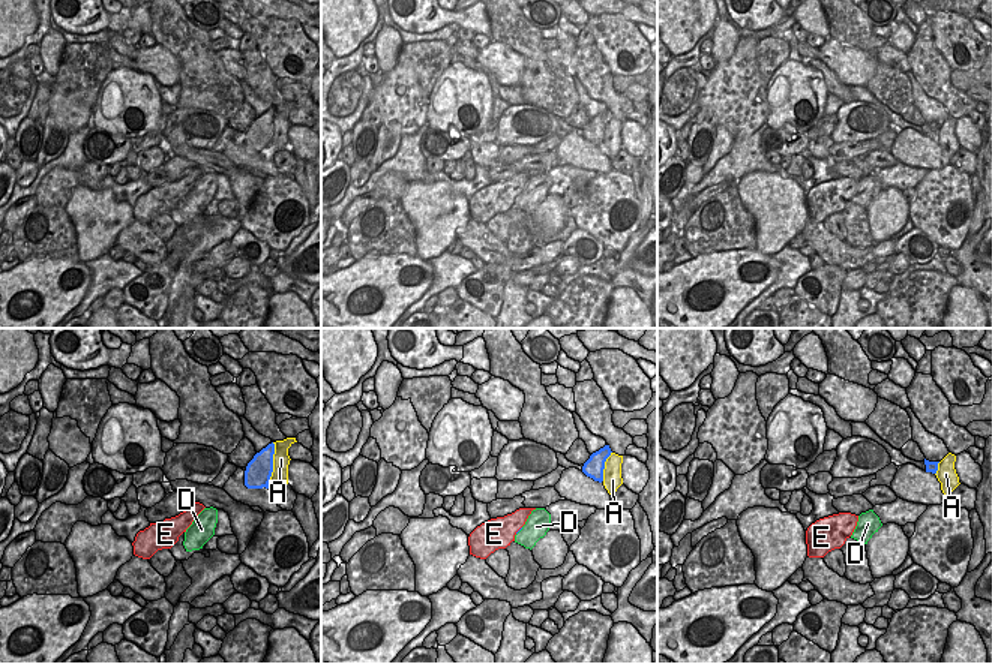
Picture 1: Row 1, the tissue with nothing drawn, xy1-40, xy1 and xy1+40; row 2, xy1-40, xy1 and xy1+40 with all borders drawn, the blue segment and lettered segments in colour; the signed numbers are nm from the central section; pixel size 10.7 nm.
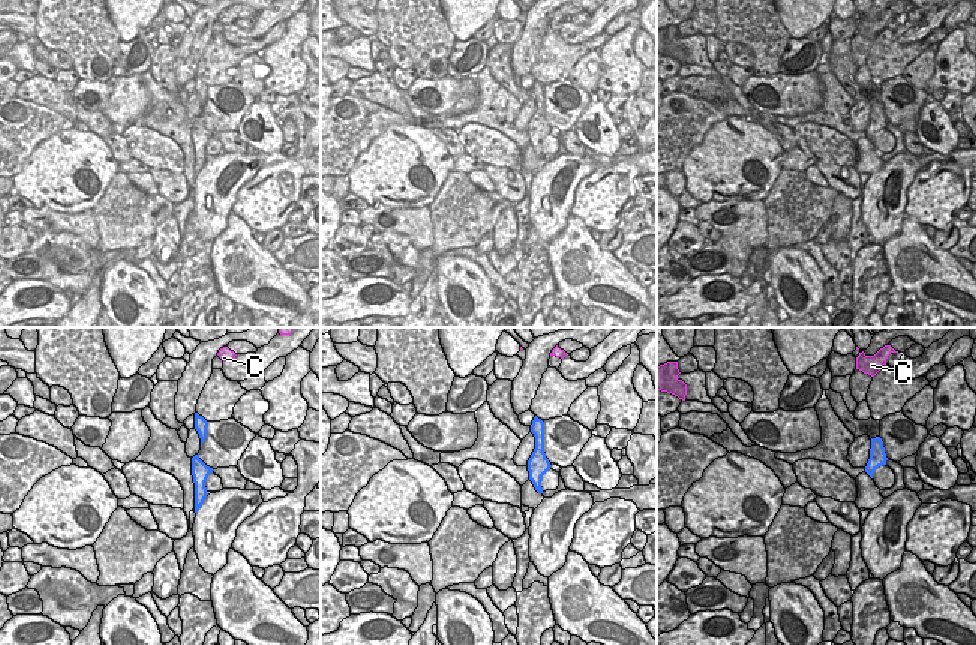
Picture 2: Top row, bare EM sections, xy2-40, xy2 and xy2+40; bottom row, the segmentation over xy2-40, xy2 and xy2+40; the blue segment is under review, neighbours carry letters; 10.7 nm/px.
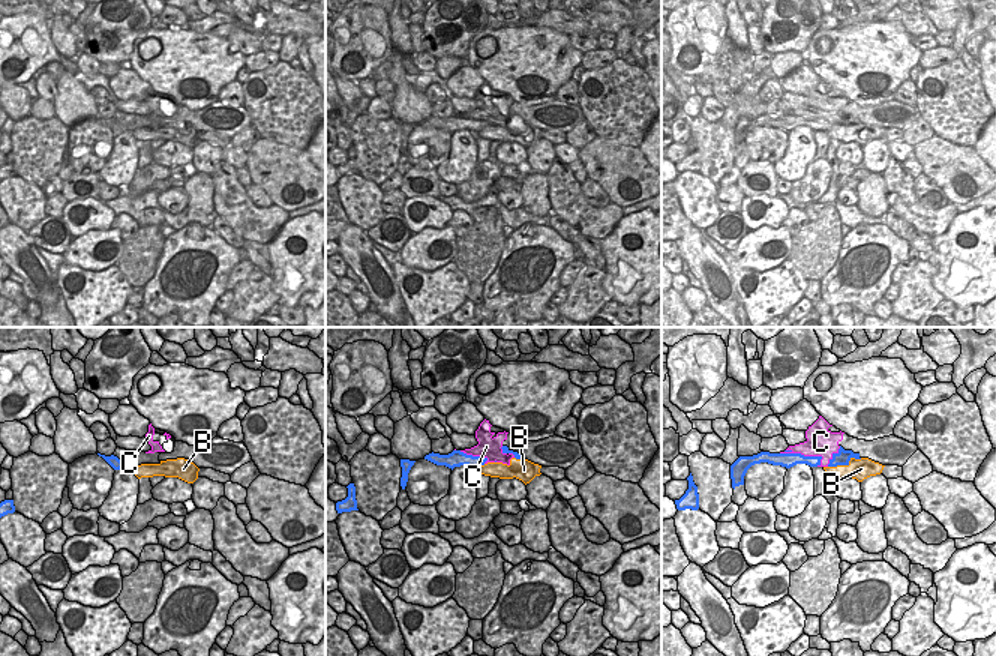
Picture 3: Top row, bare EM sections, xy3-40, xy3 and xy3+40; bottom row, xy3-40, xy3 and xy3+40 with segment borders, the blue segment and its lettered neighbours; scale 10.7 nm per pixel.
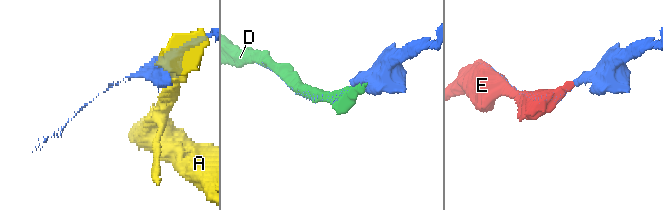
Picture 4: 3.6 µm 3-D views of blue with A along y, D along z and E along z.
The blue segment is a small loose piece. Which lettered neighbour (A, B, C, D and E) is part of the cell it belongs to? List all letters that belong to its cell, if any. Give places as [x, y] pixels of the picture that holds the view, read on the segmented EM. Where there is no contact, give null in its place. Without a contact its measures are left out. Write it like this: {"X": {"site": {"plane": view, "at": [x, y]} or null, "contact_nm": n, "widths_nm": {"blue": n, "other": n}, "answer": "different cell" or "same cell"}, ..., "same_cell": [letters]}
{"A": {"site": {"plane": "xy1-40", "at": [272, 465]}, "contact_nm": 500, "widths_nm": {"blue": 280, "other": 190}, "answer": "different cell"}, "B": {"site": {"plane": "xy3+40", "at": [845, 464]}, "contact_nm": 380, "widths_nm": {"blue": 160, "other": 220}, "answer": "different cell"}, "C": {"site": {"plane": "xy3+40", "at": [800, 454]}, "contact_nm": 460, "widths_nm": {"blue": 160, "other": 280}, "answer": "different cell"}, "D": {"site": {"plane": "xy1", "at": [520, 529]}, "contact_nm": 110, "widths_nm": {"blue": 30, "other": 260}, "answer": "different cell"}, "E": {"site": {"plane": "xy1", "at": [520, 529]}, "contact_nm": 110, "widths_nm": {"blue": 30, "other": 320}, "answer": "same cell"}, "same_cell": ["E"]}

